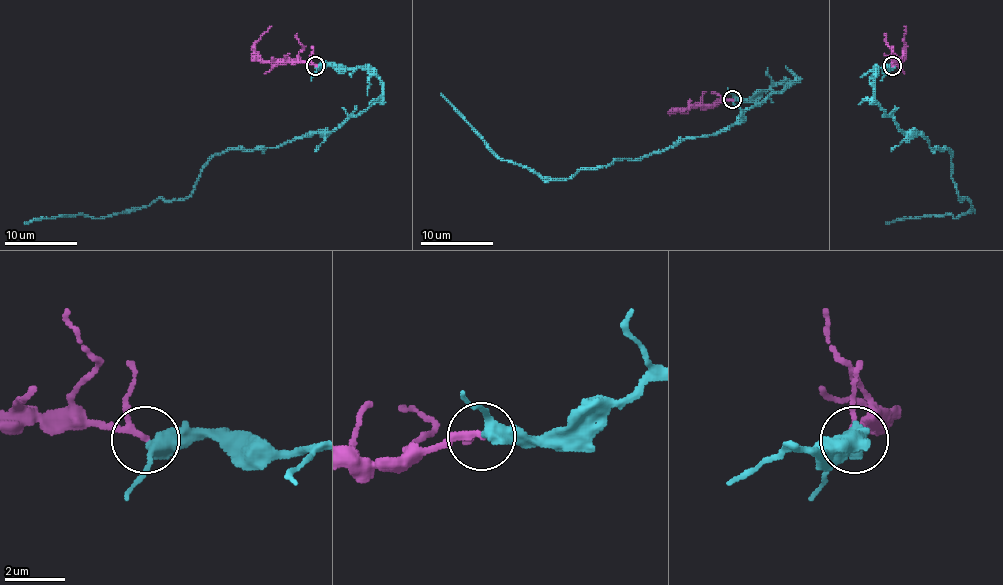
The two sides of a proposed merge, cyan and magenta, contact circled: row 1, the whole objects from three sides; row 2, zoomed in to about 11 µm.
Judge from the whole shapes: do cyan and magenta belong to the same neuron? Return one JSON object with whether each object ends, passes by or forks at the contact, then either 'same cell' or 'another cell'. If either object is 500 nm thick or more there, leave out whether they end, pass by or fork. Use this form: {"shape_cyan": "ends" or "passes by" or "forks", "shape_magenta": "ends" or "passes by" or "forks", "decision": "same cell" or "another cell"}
{"shape_cyan": "passes by", "shape_magenta": "passes by", "decision": "another cell"}

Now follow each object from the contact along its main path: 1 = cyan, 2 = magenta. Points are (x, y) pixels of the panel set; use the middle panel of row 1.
1: (731, 99), (798, 82), (711, 135), (543, 178), (503, 160), (441, 93)
2: (731, 99), (671, 111), (688, 111)

